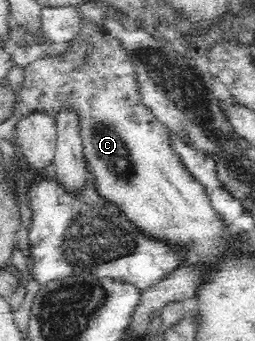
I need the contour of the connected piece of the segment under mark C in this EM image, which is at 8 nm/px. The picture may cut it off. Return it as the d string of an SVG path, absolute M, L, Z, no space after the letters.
M87 23L82 28L80 35L78 35L74 43L73 51L69 51L65 55L58 55L56 59L44 57L38 59L38 61L32 61L24 67L24 84L26 84L26 87L22 89L22 101L25 112L44 108L49 110L49 113L54 114L56 117L56 113L58 113L57 109L60 106L63 106L64 104L76 104L82 123L83 155L84 158L88 158L88 162L90 162L90 166L92 166L92 169L94 170L100 185L100 194L102 194L102 197L106 198L106 200L118 202L122 208L126 209L124 212L132 218L134 224L140 226L144 232L154 232L156 234L161 234L162 237L176 238L176 240L184 241L186 244L190 245L191 255L186 264L189 264L190 262L199 262L200 260L202 260L202 262L216 260L216 257L220 255L220 251L224 251L224 249L228 247L227 243L233 241L221 239L221 237L218 236L219 221L212 211L202 188L188 176L188 173L183 169L180 160L174 156L174 152L172 152L170 146L168 146L168 127L162 121L156 119L146 106L142 105L138 88L133 78L134 72L126 52L121 50L117 41L111 35L108 35L104 28L98 29L95 26L91 26L90 23Z

